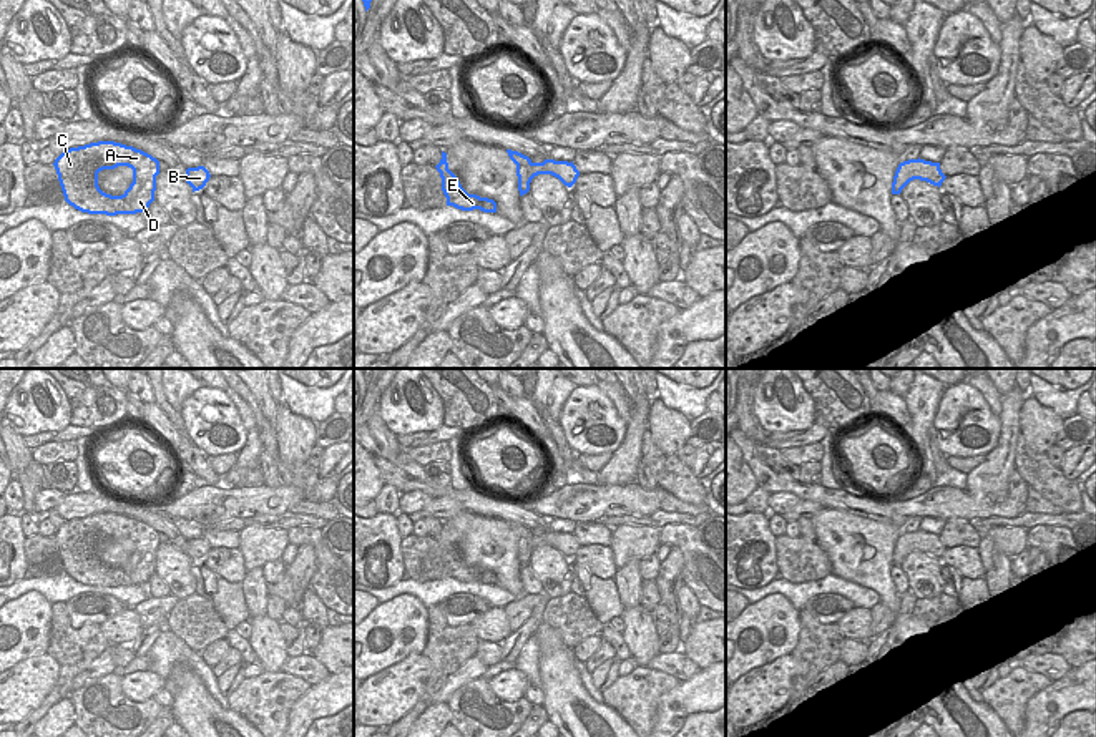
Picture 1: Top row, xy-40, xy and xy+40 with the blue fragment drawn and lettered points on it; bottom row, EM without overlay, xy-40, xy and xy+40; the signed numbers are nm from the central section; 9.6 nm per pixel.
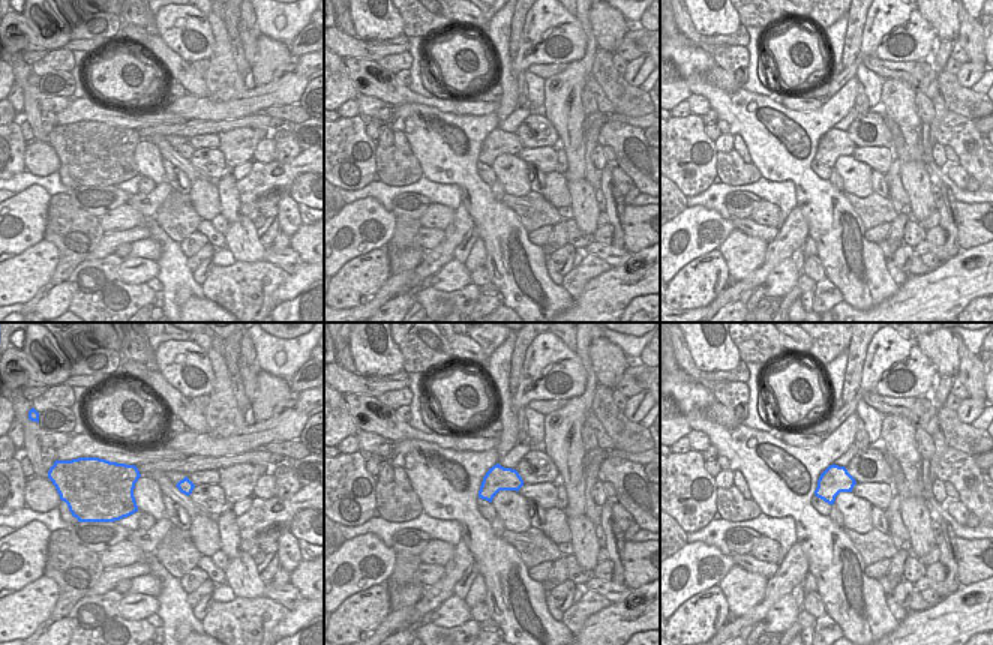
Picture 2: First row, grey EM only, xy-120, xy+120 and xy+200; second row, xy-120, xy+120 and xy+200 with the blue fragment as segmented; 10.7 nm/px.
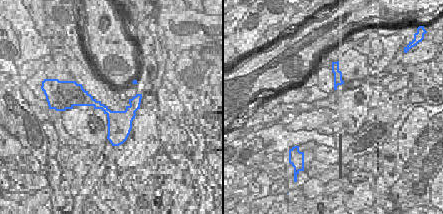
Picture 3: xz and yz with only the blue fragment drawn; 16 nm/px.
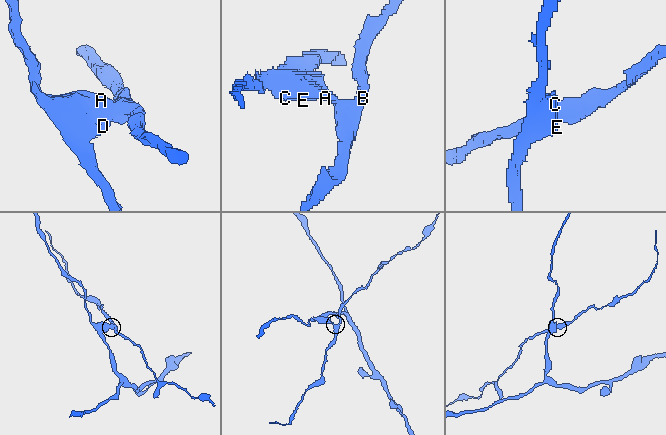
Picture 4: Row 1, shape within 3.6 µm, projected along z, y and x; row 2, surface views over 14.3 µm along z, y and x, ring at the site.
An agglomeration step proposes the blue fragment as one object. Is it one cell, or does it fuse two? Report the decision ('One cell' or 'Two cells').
Two cells

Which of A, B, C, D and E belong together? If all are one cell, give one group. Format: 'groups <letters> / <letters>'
groups A C D E / B

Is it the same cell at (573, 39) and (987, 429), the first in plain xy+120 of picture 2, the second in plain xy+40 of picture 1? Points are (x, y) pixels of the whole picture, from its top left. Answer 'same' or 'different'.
same

